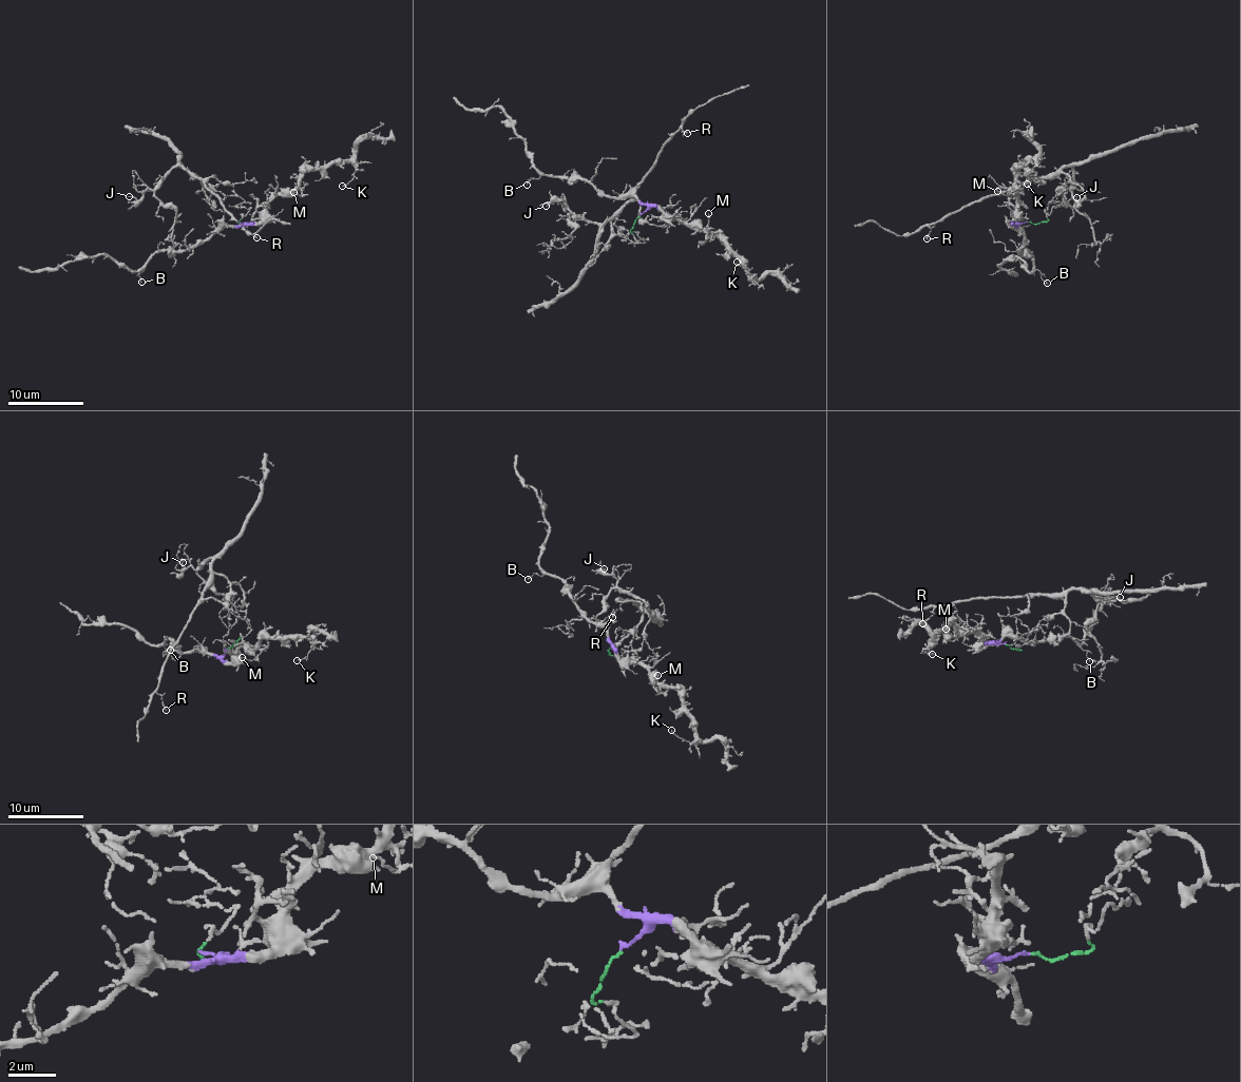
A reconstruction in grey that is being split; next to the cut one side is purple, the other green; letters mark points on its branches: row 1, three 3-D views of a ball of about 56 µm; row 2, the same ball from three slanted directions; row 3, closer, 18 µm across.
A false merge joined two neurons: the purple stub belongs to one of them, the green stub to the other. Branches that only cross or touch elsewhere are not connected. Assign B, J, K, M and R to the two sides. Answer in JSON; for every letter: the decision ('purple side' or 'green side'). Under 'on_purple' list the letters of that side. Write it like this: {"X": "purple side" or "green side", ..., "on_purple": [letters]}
{"B": "purple side", "J": "green side", "K": "purple side", "M": "purple side", "R": "green side", "on_purple": ["B", "K", "M"]}

